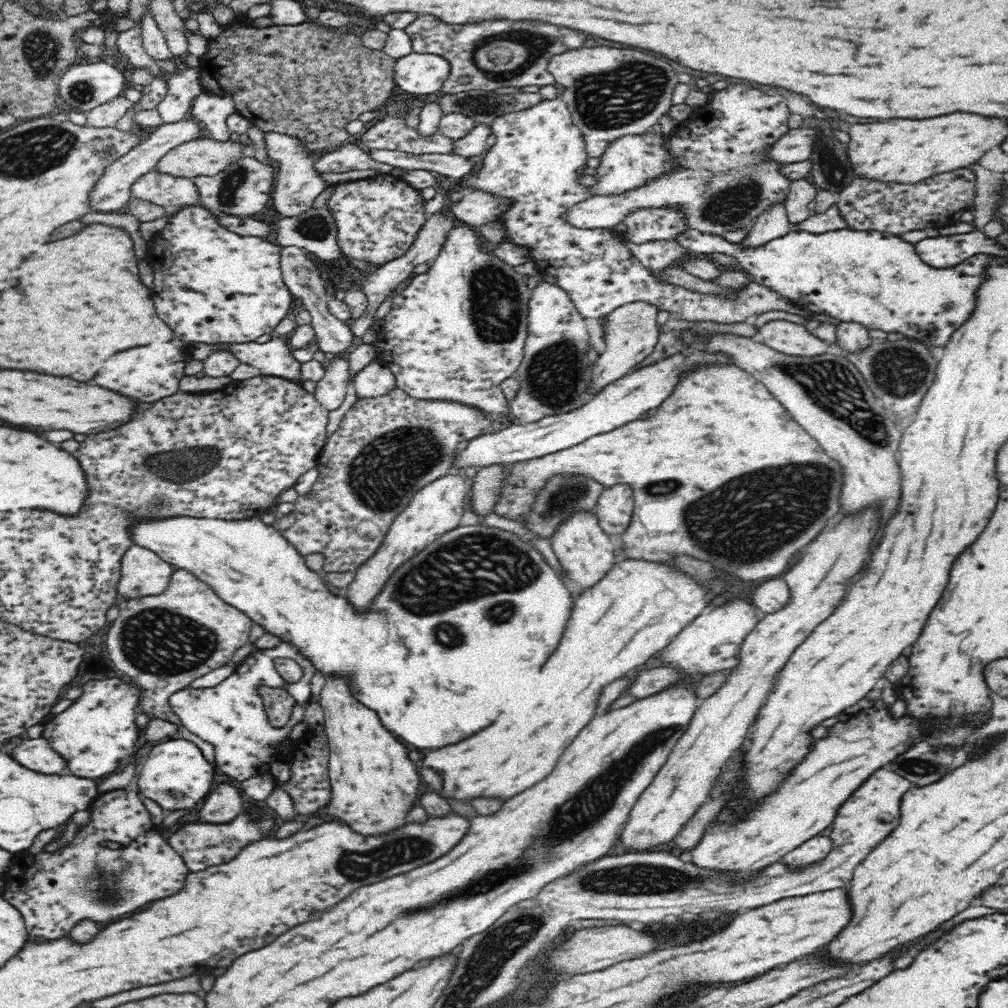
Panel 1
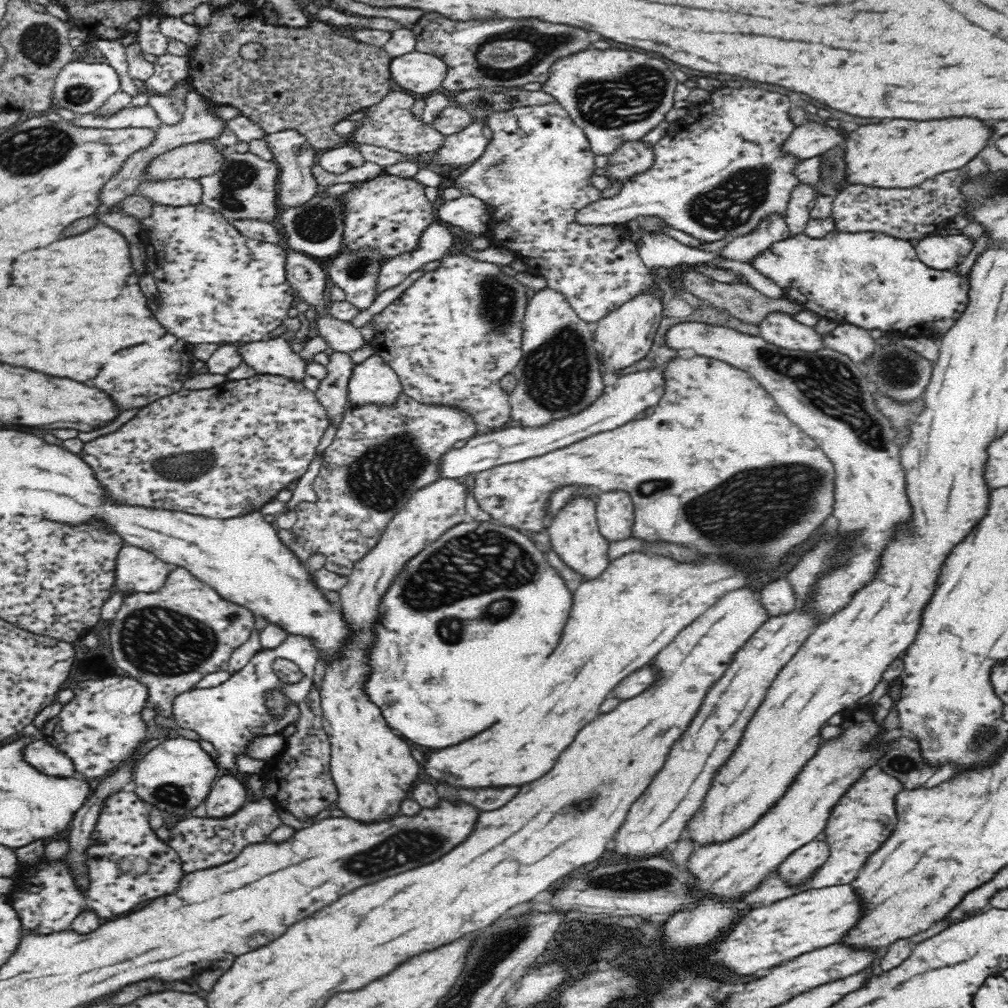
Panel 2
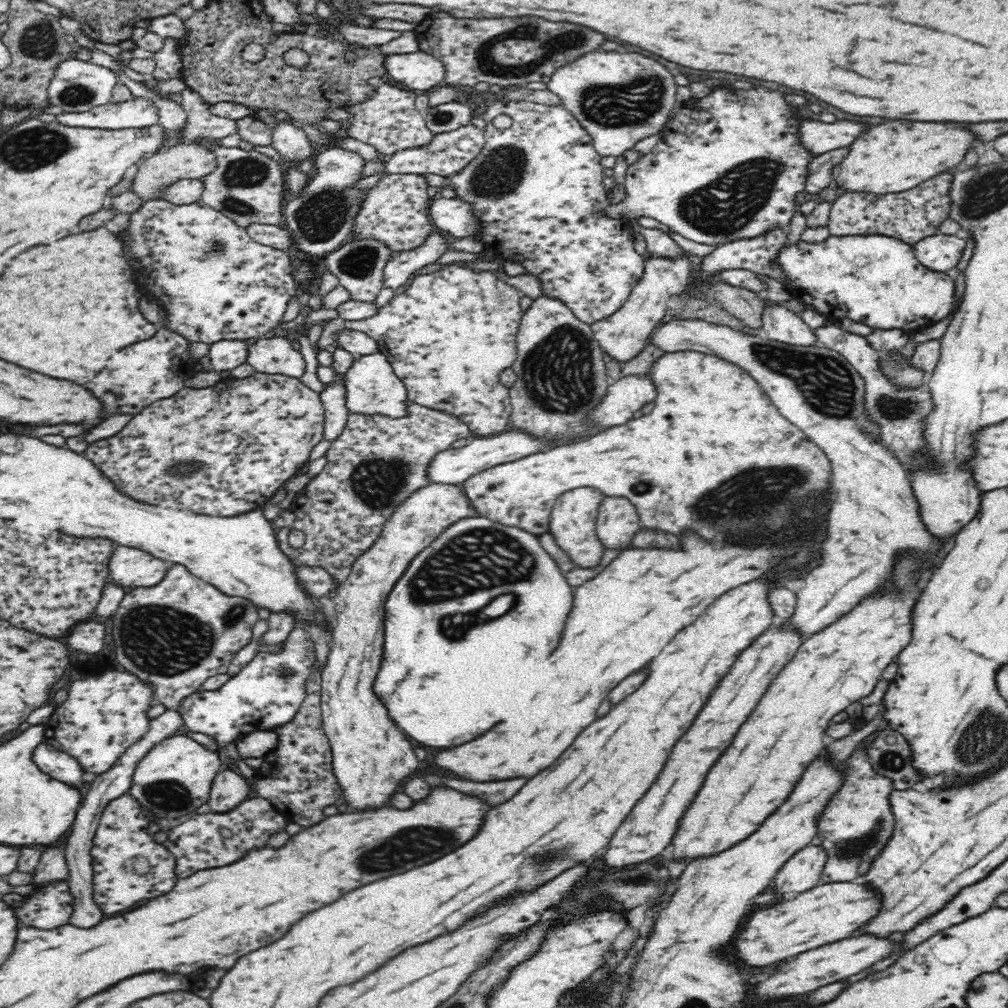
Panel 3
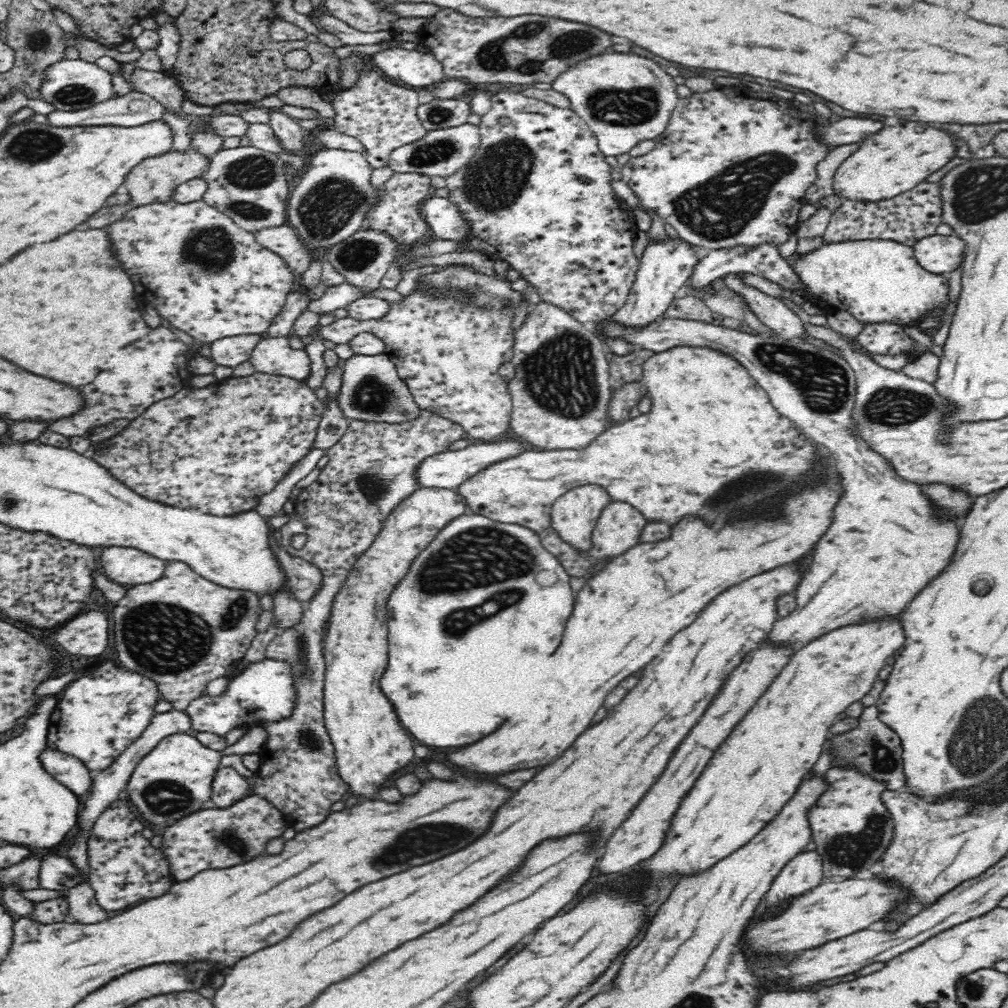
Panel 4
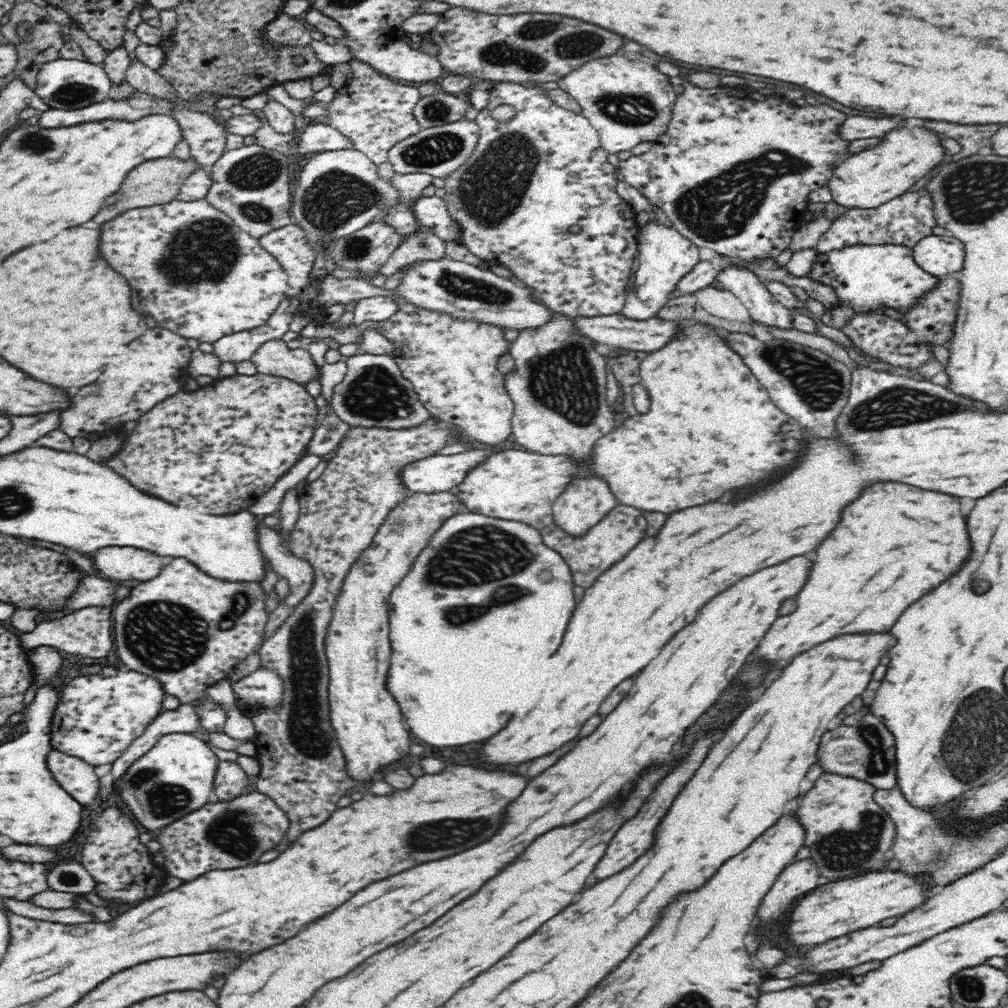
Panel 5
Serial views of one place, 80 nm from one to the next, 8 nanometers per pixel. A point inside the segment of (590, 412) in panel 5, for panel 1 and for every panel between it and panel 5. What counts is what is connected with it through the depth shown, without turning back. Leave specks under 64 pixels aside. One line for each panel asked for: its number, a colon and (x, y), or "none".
1: (555, 375)
2: (560, 373)
3: (561, 371)
4: (560, 391)

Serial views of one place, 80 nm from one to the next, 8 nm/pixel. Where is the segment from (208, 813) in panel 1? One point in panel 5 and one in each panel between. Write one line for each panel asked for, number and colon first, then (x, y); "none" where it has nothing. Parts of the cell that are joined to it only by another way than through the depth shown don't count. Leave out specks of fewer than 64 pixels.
2: (228, 794)
3: (229, 789)
4: (228, 787)
5: (230, 779)

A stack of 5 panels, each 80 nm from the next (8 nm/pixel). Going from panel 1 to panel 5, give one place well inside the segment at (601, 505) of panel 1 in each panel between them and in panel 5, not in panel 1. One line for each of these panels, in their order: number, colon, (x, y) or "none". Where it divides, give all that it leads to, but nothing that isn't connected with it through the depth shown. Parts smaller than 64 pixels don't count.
2: (615, 512)
3: (618, 521)
4: (618, 528)
5: (593, 553)

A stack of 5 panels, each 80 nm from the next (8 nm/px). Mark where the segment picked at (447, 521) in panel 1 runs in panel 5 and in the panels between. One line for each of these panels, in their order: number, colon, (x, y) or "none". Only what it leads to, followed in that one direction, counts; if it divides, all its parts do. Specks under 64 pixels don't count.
2: (373, 770)
3: (367, 748)
4: (371, 744)
5: (369, 725)

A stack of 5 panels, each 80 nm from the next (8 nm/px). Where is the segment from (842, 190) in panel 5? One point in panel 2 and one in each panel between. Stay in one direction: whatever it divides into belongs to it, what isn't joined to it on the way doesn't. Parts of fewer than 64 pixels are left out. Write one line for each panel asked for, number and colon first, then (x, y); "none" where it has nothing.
2: (899, 154)
3: (894, 157)
4: (895, 160)

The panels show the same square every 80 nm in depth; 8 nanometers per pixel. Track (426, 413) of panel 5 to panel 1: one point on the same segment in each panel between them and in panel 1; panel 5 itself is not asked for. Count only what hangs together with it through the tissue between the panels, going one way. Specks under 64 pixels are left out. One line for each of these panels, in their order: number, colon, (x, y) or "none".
1: (375, 380)
2: (373, 382)
3: (372, 388)
4: (371, 390)

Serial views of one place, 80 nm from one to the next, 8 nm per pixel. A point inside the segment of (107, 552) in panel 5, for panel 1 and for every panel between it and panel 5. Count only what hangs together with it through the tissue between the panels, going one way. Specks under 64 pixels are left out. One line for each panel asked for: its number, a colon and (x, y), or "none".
1: (142, 572)
2: (137, 570)
3: (128, 567)
4: (127, 566)

